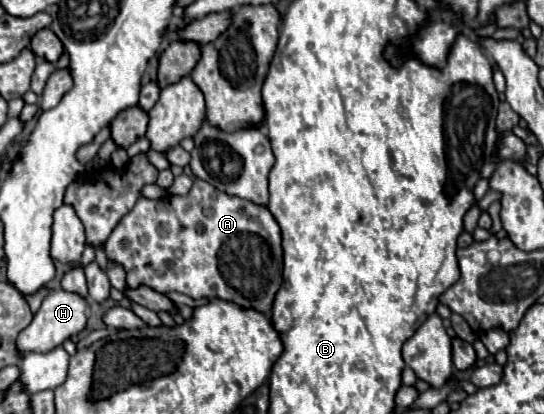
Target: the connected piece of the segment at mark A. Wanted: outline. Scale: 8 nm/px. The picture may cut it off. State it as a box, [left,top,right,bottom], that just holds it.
[105,179,283,315]

